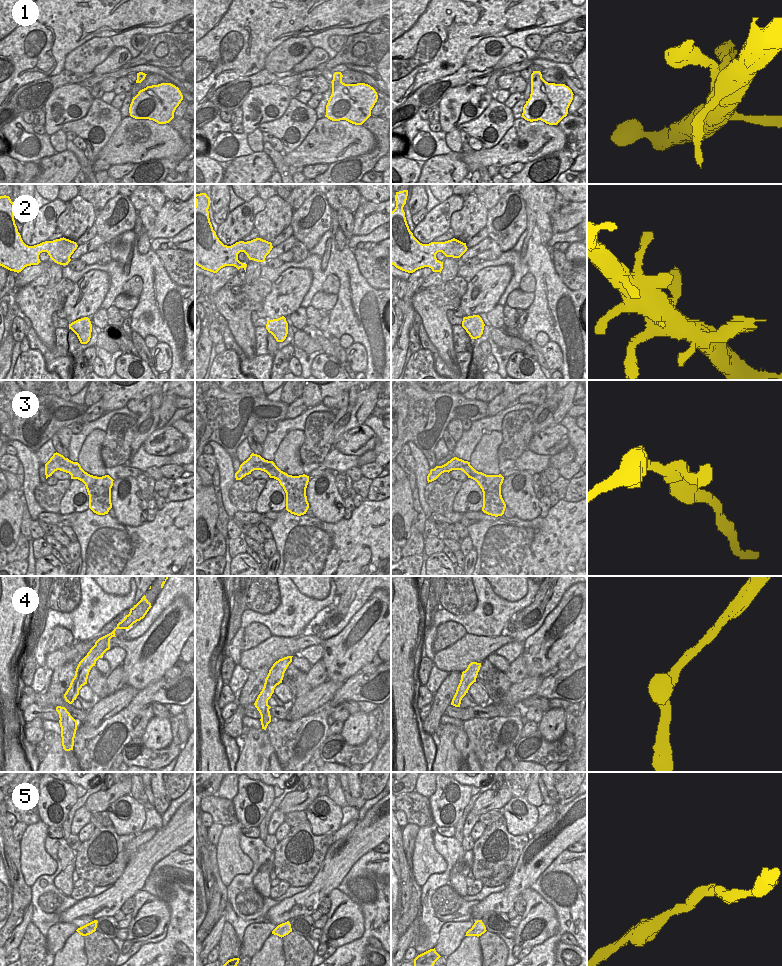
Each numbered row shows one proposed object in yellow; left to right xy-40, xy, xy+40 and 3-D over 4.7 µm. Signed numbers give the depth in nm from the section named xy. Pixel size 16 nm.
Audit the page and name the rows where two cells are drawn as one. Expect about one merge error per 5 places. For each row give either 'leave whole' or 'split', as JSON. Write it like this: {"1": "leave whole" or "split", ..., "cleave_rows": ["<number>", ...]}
{"1": "leave whole", "2": "leave whole", "3": "leave whole", "4": "leave whole", "5": "leave whole", "cleave_rows": []}

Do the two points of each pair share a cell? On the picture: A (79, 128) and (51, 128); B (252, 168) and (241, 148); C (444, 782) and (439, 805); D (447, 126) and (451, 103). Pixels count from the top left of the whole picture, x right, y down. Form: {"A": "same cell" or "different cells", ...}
{"A": "different cells", "B": "different cells", "C": "same cell", "D": "same cell"}

